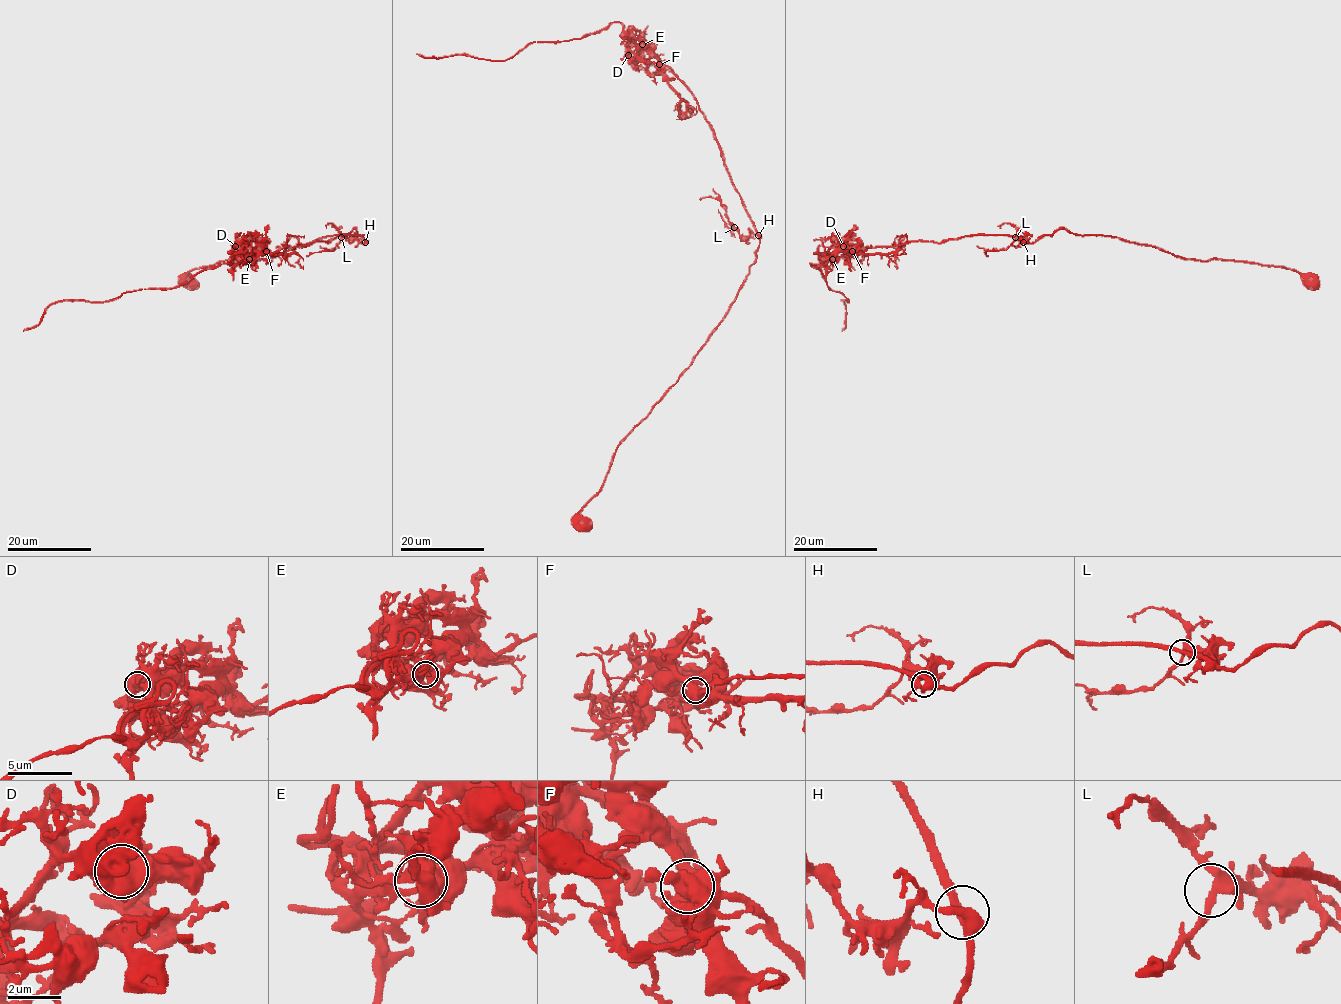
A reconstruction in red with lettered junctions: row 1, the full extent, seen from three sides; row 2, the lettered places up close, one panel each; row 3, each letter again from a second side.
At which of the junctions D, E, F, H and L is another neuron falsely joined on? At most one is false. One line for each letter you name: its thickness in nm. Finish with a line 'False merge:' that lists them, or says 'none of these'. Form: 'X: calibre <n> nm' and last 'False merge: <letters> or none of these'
False merge: none of these

